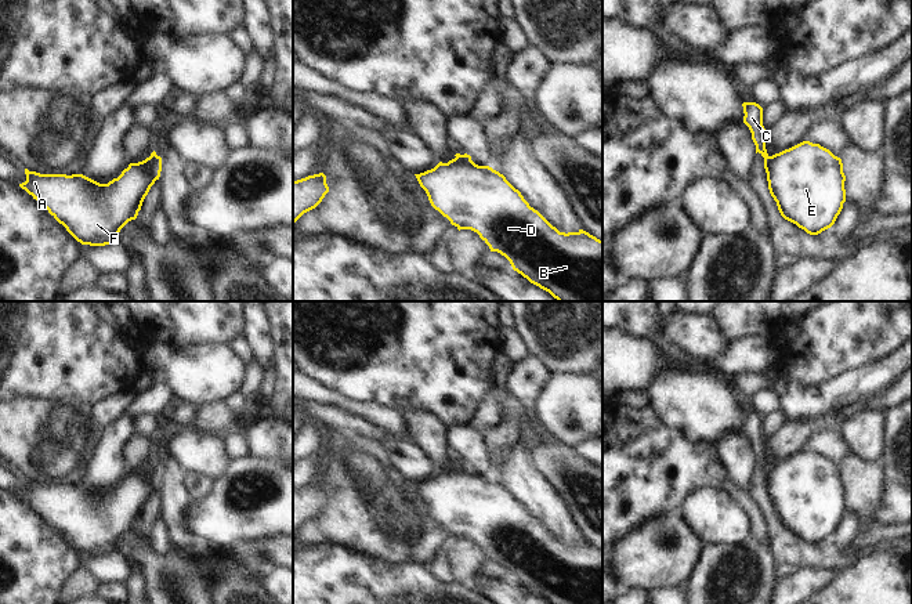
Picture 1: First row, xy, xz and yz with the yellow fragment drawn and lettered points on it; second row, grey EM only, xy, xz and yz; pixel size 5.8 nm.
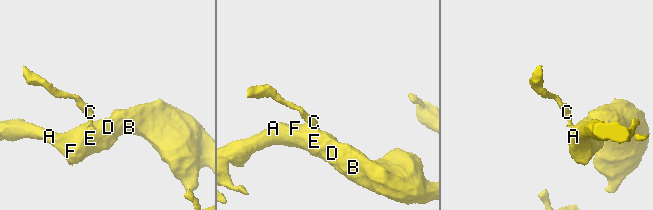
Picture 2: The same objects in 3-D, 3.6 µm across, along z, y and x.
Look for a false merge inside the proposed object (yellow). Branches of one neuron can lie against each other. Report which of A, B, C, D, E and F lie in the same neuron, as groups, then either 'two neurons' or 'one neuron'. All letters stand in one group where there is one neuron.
A B D E F / C; two neurons

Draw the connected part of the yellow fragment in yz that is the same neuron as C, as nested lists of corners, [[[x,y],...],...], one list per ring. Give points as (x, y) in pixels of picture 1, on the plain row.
[[[743,412],[743,433],[752,442],[752,449],[756,455],[756,463],[759,462],[764,467],[764,478],[768,481],[768,463],[766,459],[766,438],[763,435],[763,417],[756,412]]]

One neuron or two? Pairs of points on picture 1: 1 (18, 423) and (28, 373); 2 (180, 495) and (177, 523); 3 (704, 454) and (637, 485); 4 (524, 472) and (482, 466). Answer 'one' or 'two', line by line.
1: two
2: one
3: one
4: two

